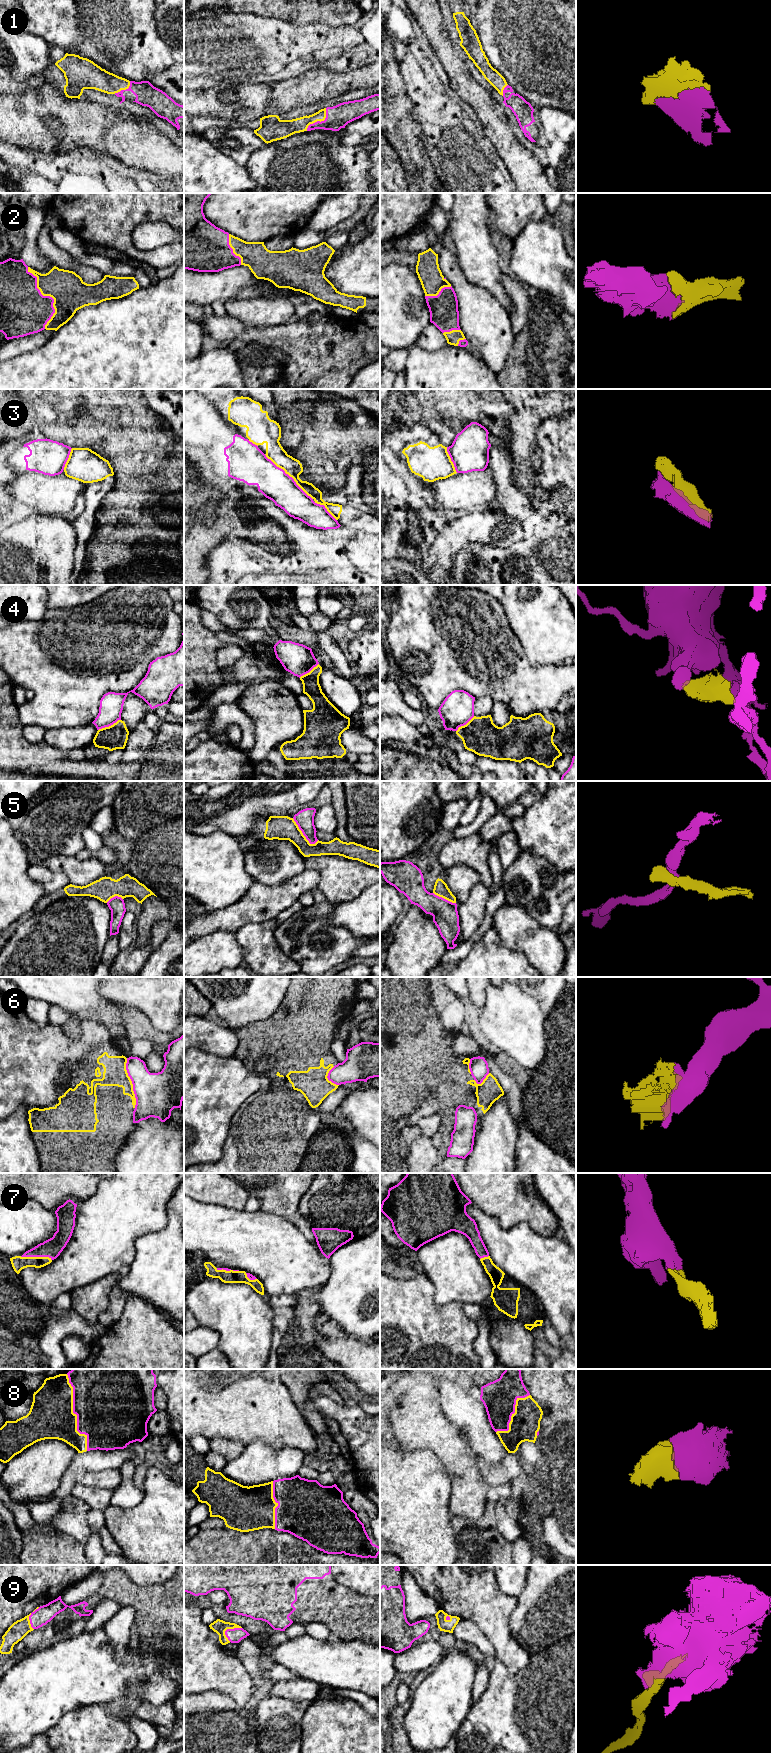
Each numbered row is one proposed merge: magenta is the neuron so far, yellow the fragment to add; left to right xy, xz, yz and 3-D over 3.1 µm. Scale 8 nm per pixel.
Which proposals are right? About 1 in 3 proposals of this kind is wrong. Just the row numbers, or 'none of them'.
1, 2, 7, 8, 9

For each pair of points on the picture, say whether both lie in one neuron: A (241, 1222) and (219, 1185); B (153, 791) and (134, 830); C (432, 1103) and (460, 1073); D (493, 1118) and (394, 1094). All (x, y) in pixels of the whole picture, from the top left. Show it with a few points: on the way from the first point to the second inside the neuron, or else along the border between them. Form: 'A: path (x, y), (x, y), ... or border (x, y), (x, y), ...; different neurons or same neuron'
A: border (210, 1202), (216, 1205), (243, 1210); different neurons
B: path (145, 801), (135, 811), (134, 820); same neuron
C: border (436, 1094), (432, 1092), (415, 1110); different neurons
D: border (499, 1098), (482, 1116), (480, 1127), (476, 1131); different neurons

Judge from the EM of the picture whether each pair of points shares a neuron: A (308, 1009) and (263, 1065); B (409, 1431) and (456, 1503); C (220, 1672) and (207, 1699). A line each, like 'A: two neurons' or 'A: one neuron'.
A: one neuron
B: one neuron
C: two neurons

